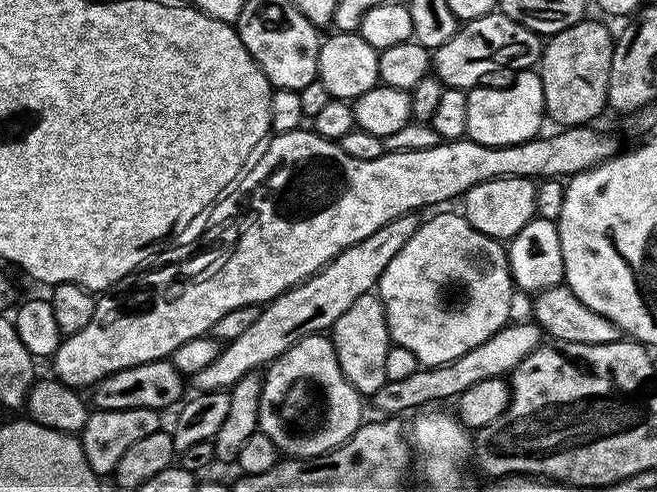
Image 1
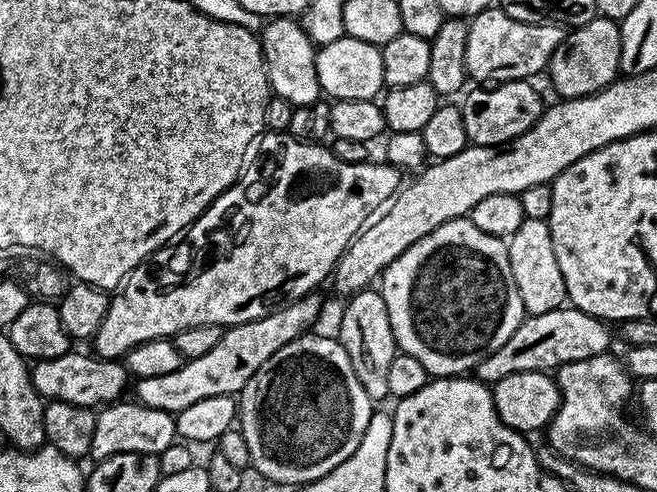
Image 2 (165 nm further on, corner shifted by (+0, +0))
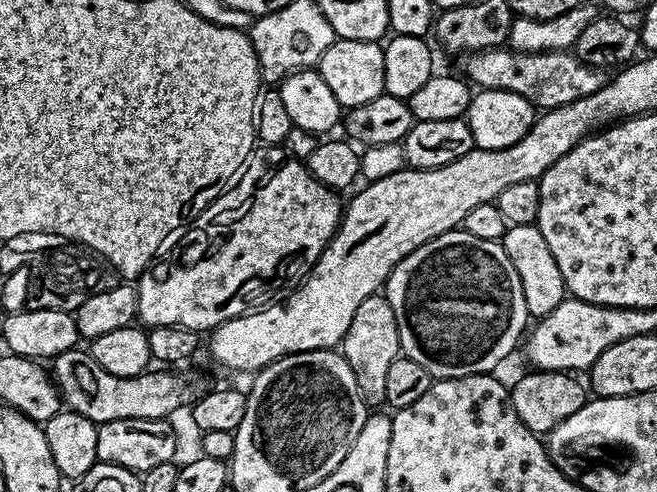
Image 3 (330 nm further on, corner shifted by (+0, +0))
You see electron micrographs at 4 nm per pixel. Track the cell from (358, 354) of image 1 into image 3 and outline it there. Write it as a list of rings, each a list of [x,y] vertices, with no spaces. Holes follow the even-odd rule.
[[[377,294],[366,298],[366,302],[354,310],[354,322],[350,322],[350,330],[346,330],[342,341],[342,354],[350,370],[354,370],[354,382],[358,382],[365,405],[372,410],[379,409],[386,398],[386,374],[390,371],[390,362],[401,355],[398,322],[387,295]]]

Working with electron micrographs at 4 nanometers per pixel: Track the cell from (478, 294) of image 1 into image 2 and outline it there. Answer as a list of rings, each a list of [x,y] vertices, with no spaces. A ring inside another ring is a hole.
[[[471,218],[446,222],[414,242],[384,269],[378,290],[386,302],[386,314],[390,314],[397,349],[410,354],[410,358],[418,358],[432,378],[471,373],[498,346],[506,346],[510,334],[518,330],[526,315],[522,298],[518,298],[518,286],[514,286],[514,274],[510,274],[507,243],[499,236],[478,230]]]

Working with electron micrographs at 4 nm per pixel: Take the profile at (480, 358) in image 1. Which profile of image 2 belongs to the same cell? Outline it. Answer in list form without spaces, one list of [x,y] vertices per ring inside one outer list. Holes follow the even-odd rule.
[[[571,306],[555,308],[546,314],[525,315],[524,321],[510,334],[506,346],[498,346],[494,354],[490,354],[474,370],[475,379],[491,386],[497,384],[506,374],[519,372],[548,372],[561,368],[570,362],[582,362],[582,358],[603,356],[609,351],[614,340],[607,323],[596,316],[586,314]]]

